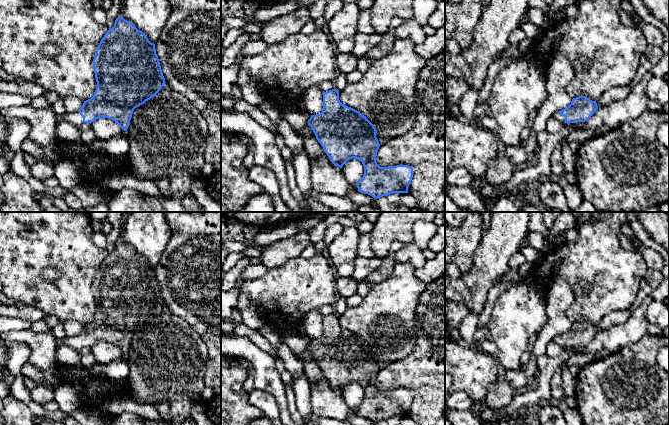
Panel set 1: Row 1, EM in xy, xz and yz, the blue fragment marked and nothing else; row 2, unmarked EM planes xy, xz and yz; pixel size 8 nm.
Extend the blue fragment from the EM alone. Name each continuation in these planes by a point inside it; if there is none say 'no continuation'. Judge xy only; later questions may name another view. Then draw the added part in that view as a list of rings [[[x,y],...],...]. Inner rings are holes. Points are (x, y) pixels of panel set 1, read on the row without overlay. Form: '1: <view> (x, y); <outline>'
1: xy (76, 343); [[[76,335],[74,337],[63,337],[63,338],[59,339],[59,343],[63,343],[66,346],[71,347],[72,349],[74,349],[78,352],[82,348],[84,348],[83,341],[80,339],[80,337],[78,335]]]

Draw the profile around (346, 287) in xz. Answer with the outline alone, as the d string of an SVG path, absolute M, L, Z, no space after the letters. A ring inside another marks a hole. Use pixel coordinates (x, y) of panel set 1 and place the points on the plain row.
M337 276L335 280L339 297L348 298L357 293L358 282L351 278Z

